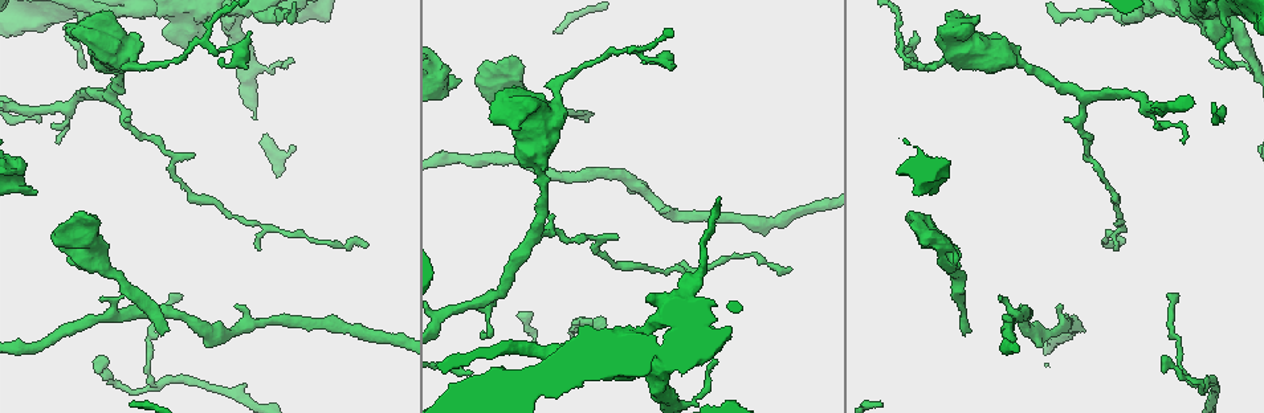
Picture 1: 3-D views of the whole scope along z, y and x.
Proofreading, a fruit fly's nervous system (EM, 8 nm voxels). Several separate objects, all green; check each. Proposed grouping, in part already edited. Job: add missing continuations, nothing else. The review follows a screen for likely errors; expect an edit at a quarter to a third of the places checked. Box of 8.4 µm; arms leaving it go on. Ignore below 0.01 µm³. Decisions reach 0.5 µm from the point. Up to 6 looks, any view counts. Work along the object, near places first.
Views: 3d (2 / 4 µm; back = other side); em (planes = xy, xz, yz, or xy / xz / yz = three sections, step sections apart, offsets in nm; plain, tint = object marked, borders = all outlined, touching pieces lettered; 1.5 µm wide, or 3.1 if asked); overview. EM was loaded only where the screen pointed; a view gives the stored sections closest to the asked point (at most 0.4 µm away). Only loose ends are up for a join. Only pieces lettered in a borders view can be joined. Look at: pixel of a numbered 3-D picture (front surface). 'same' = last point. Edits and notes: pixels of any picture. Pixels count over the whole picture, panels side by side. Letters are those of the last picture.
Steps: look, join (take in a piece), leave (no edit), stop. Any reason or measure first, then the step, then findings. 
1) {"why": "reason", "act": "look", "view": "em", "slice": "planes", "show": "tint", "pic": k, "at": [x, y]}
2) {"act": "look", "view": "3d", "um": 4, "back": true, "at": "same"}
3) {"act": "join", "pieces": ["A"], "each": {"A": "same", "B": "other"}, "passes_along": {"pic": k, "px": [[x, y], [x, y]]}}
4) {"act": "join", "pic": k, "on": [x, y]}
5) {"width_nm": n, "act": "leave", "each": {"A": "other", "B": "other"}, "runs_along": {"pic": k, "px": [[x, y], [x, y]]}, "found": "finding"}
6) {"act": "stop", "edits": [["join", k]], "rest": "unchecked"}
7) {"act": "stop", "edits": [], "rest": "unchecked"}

{"why": "free end", "act": "look", "view": "em", "slice": "planes", "show": "tint", "pic": 1, "at": [965, 336]}

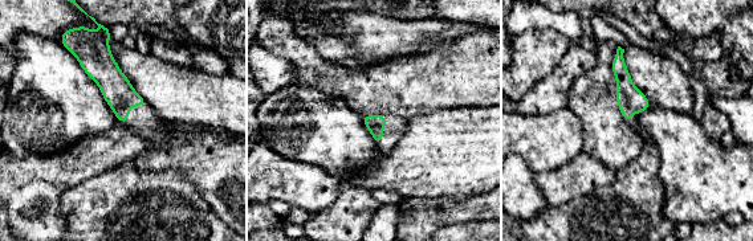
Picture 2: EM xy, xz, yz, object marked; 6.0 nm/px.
{"act": "look", "view": "em", "slice": "planes", "show": "borders", "at": "same"}

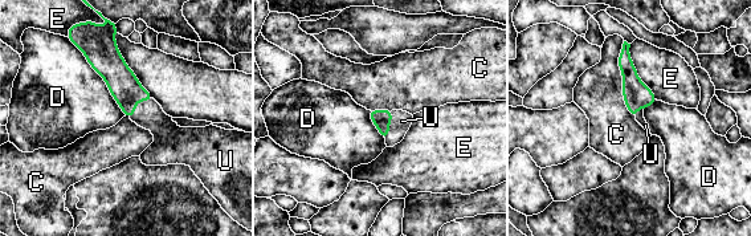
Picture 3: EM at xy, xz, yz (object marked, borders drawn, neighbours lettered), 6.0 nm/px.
{"act": "join", "pieces": ["U"], "each": {"C": "other", "D": "other", "E": "other", "U": "same"}, "passes_along": {"pic": 3, "px": [[123, 85], [137, 104], [149, 114]]}, "found": "it goes on there"}

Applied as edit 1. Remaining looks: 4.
{"why": "an open end", "act": "look", "view": "3d", "um": 4, "pic": 1, "at": [1174, 296]}

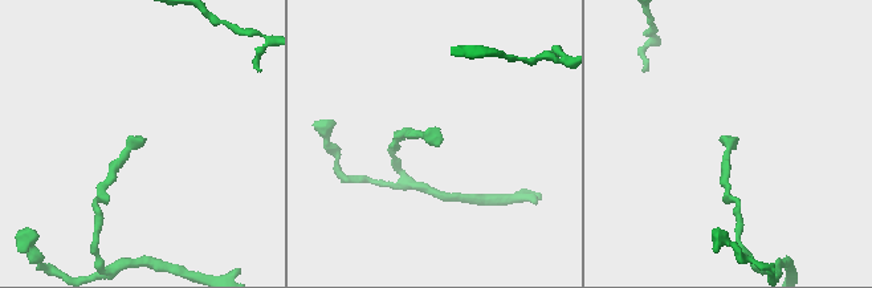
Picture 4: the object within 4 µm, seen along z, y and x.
{"why": "now the EM", "act": "look", "view": "em", "slice": "xz", "step": 4, "show": "tint", "pic": 4, "at": [442, 141]}

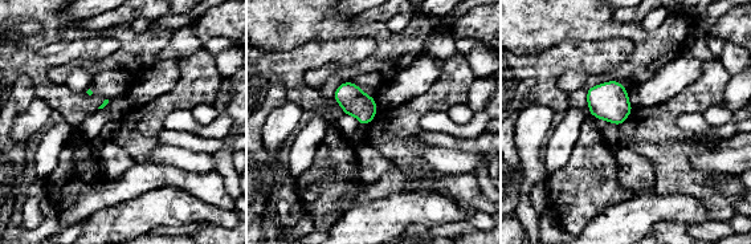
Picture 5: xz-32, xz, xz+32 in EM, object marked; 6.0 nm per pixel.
{"act": "look", "view": "em", "slice": "planes", "show": "borders", "at": "same"}

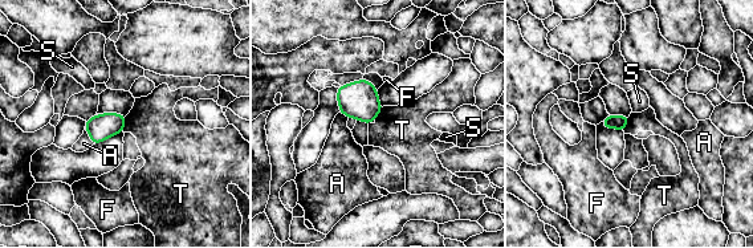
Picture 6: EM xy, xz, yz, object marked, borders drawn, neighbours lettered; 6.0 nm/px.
{"act": "leave", "each": {"A": "other", "F": "other", "S": "other", "T": "other"}, "border": {"pic": 6, "px": [[126, 116], [122, 131]]}, "found": "none of them fits"}

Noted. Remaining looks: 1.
{"act": "stop", "edits": [["join", 3]], "rest": "unchecked"}

